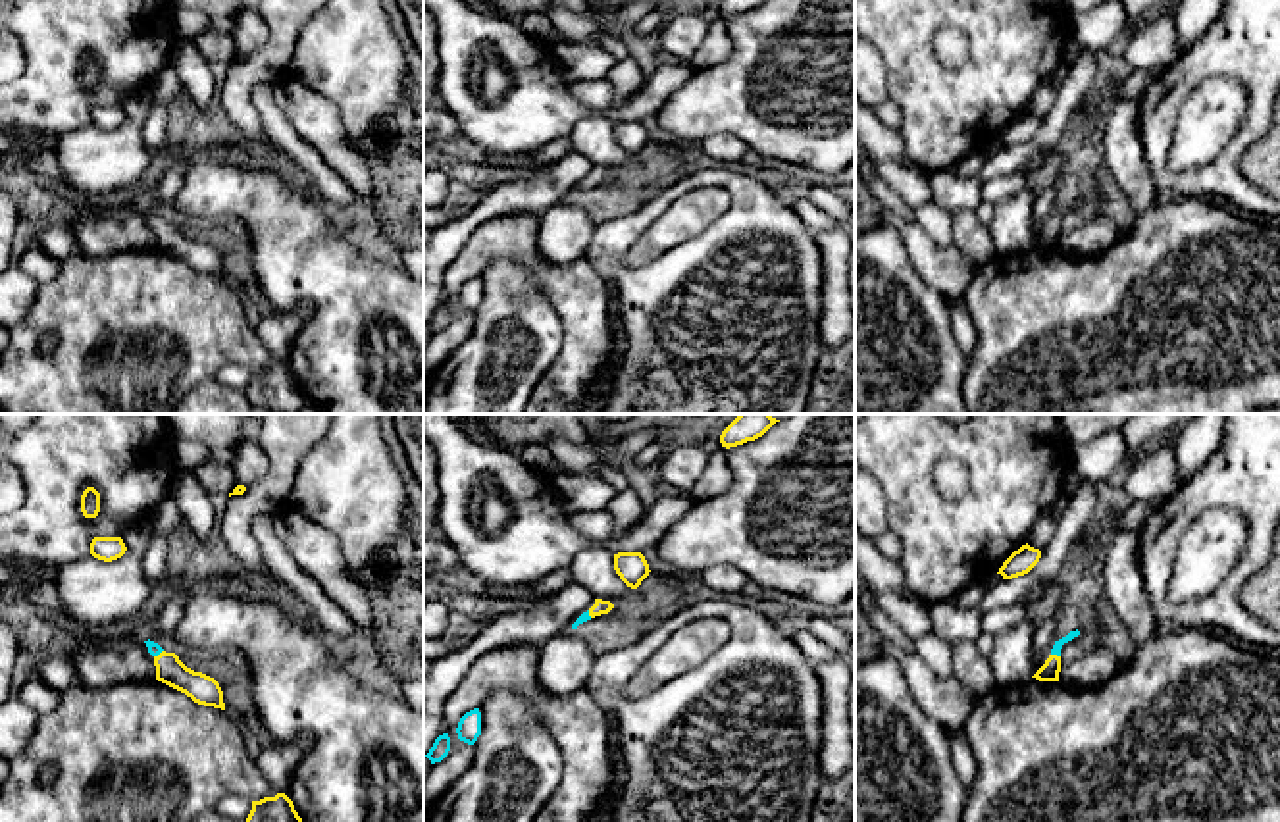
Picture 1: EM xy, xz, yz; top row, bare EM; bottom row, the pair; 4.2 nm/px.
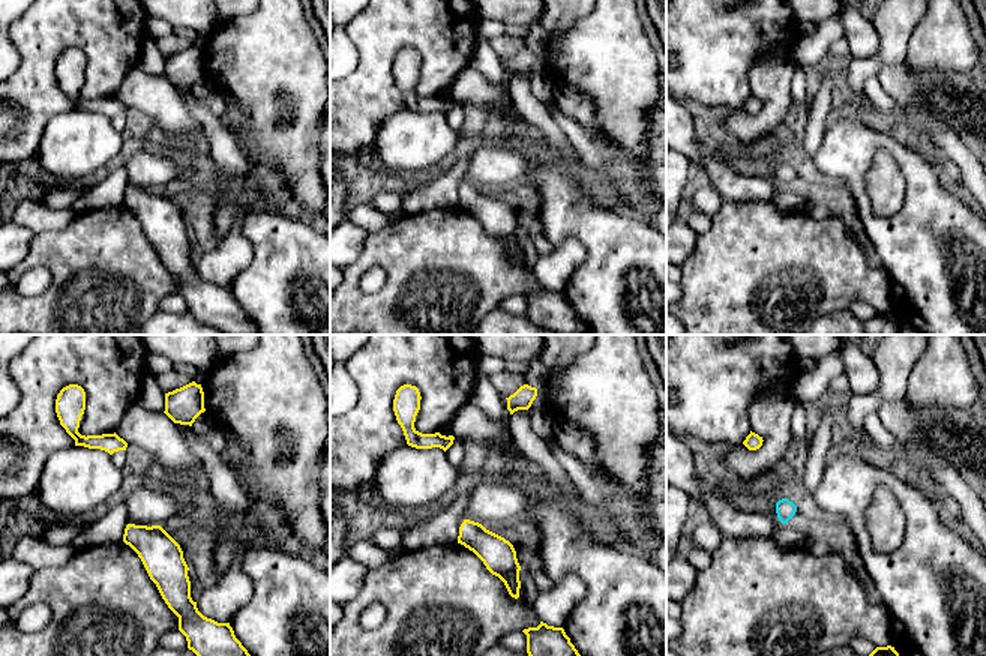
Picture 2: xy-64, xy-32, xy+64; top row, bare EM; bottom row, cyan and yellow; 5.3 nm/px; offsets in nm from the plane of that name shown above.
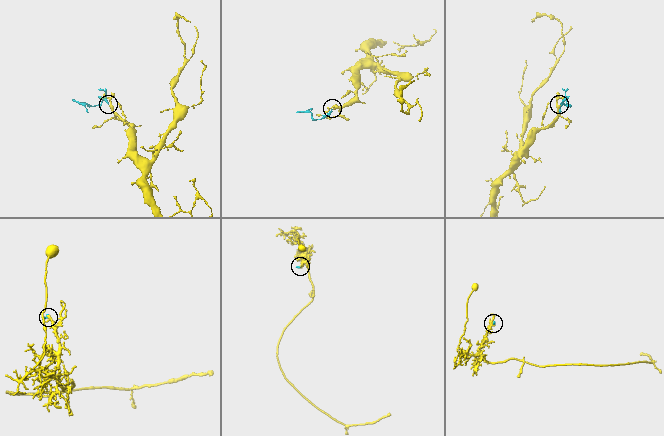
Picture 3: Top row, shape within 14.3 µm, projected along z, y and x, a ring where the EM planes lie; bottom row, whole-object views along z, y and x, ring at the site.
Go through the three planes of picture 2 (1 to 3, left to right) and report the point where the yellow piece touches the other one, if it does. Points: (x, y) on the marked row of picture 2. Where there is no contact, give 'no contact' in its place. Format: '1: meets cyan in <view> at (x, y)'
1: no contact
2: no contact
3: no contact

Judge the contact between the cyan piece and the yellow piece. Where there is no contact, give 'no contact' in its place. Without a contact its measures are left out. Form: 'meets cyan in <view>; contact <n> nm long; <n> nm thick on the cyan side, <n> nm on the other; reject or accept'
meets cyan in yz; contact 40 nm long; 40 nm thick on the cyan side, 80 nm on the other; accept

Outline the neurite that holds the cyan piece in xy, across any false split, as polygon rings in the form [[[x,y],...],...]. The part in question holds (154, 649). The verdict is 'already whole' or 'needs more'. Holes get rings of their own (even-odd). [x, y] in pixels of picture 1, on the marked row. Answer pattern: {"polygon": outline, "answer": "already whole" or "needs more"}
{"polygon": [[[150,639],[144,643],[154,656],[158,681],[185,693],[198,705],[225,710],[223,691],[214,678],[187,668],[175,653],[166,653],[158,643]]], "answer": "needs more"}

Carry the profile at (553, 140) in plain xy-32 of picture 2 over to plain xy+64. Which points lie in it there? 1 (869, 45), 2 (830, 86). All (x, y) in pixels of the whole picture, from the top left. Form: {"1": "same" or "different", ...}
{"1": "different", "2": "different"}

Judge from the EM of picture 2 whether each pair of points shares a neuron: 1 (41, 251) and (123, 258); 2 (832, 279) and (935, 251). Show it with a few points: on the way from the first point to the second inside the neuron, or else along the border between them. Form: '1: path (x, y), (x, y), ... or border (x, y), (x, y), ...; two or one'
1: path (62, 252), (80, 258), (102, 258); one
2: border (886, 273), (890, 282), (892, 308); two

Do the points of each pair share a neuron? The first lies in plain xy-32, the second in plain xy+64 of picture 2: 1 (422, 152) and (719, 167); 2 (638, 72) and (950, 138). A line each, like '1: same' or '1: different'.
1: different
2: different

